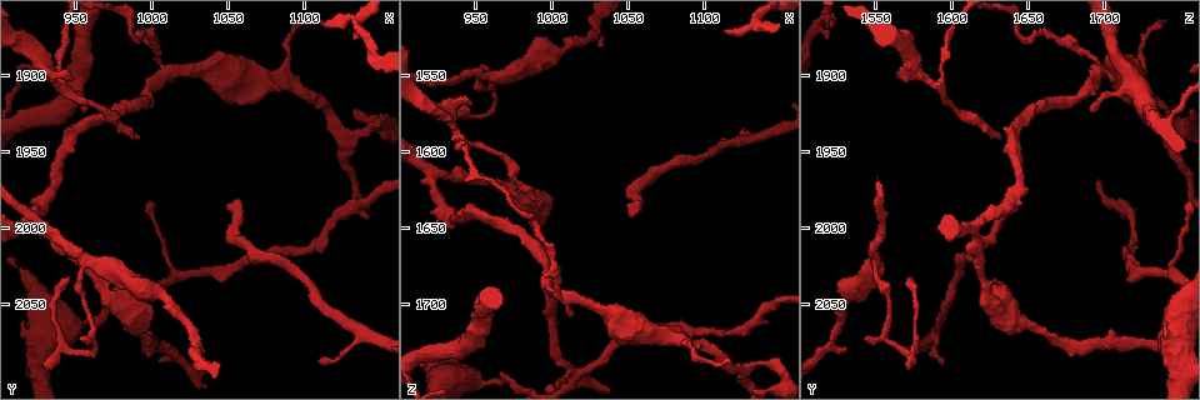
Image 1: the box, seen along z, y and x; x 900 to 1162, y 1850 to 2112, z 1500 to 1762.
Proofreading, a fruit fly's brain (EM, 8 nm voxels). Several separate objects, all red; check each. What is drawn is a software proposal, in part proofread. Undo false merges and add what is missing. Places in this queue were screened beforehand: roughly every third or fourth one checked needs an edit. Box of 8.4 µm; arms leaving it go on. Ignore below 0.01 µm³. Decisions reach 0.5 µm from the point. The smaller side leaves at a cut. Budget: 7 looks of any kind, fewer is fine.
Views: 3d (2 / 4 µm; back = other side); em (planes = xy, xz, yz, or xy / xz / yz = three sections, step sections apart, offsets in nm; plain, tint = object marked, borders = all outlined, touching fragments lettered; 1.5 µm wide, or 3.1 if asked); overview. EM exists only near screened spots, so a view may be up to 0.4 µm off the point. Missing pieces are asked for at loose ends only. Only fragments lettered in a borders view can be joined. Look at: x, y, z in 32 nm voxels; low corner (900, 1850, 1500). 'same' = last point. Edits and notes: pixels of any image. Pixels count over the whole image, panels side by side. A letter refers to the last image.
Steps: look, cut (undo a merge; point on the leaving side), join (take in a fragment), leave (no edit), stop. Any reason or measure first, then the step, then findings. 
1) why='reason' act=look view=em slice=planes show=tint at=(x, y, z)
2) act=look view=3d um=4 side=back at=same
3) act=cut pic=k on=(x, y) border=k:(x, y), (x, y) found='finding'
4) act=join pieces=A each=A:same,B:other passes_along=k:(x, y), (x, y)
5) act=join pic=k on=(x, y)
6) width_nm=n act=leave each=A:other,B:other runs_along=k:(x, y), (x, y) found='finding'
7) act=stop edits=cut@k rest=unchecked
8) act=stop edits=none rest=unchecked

why='sharp bend' act=look view=3d um=4 at=(1128, 1940, 1742)

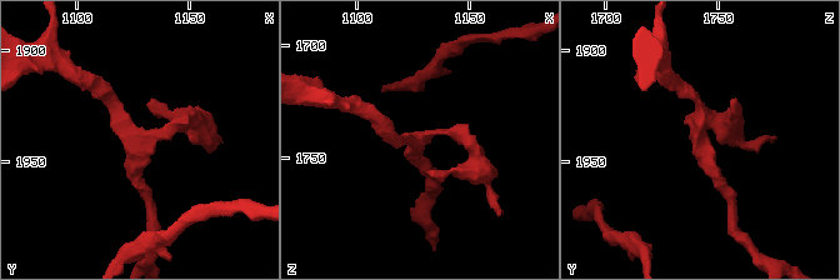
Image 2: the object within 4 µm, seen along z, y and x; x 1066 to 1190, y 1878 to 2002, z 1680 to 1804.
arms=3 arm_widths_nm=190,200,200 why='now the EM' act=look view=em slice=xz step=8 show=borders at=(1127, 1938, 1741)

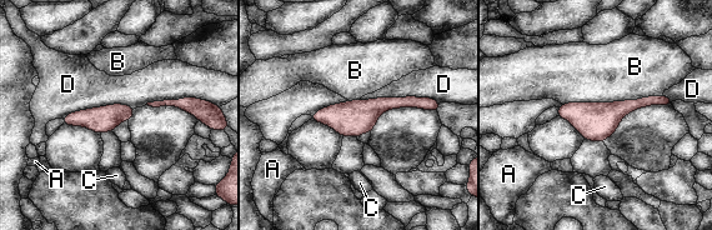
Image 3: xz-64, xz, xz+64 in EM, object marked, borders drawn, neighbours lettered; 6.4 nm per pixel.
act=look view=em slice=xy step=4 show=borders at=same

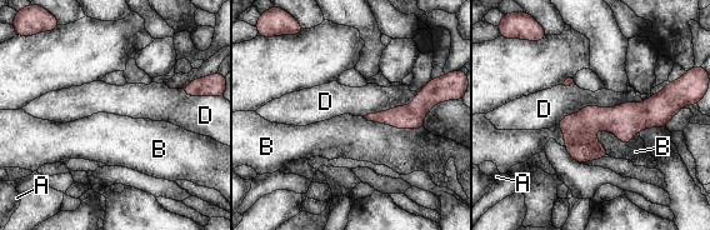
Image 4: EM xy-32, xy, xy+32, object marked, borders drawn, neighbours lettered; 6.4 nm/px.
width_nm=50 act=leave each=A:other,B:other,D:other runs_along=4:(665, 109), (628, 119), (561, 124) found='continuous, no second cell'

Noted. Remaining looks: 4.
why='branch point' act=look view=em slice=planes show=borders at=(1010, 1896, 1694)

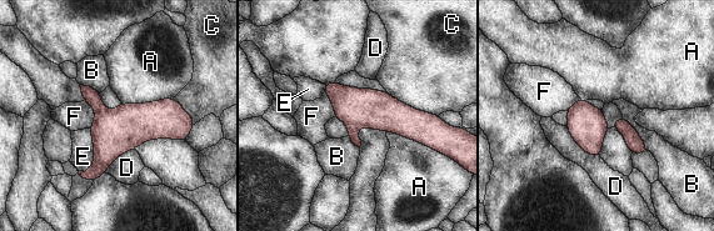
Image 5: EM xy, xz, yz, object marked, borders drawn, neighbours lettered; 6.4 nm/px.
act=cut pic=5 on=(353, 130) each=A:other,B:other,C:other,D:other,E:other,F:other border=5:(348, 125), (356, 127) found='two cells meet here'

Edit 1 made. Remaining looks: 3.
act=look view=overview

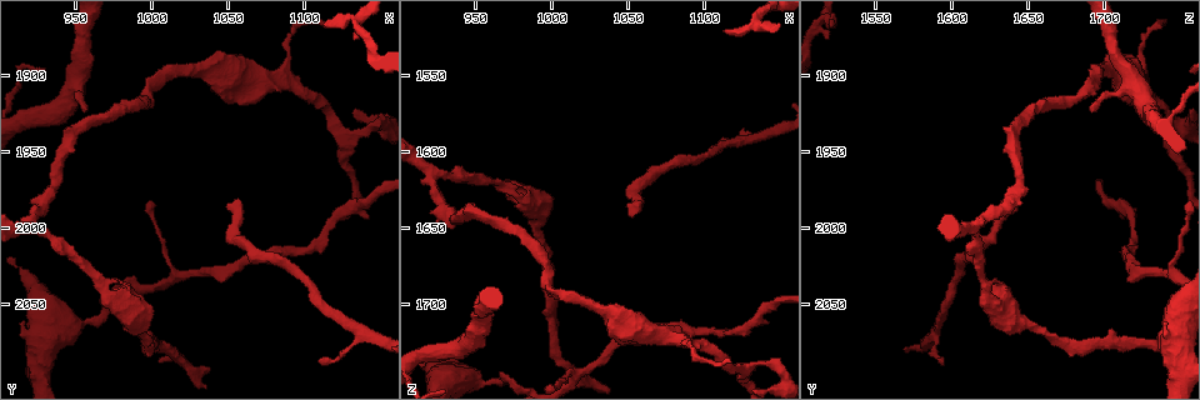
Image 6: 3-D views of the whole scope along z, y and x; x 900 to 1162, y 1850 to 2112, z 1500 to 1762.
act=look view=em slice=yz step=8 show=tint at=(1110, 2088, 1594)

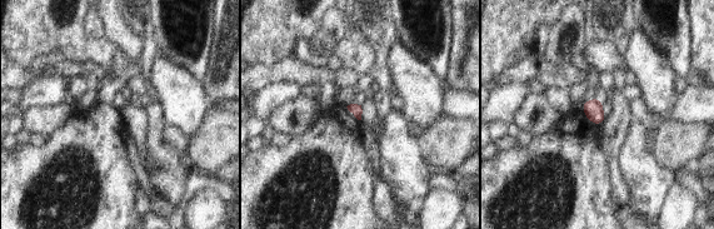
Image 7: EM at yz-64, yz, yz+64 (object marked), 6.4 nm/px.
why='cut it another way' act=look view=em slice=planes show=borders at=same

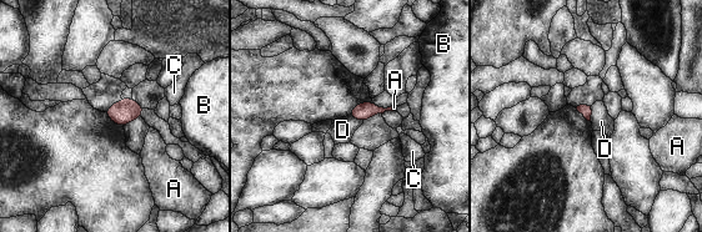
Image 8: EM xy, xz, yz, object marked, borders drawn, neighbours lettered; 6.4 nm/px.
act=leave each=A:other,B:other,C:other,D:other border=8:(349, 115), (362, 121) found='none of them fits'

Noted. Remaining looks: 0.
act=stop edits=cut@5 rest=unchecked

